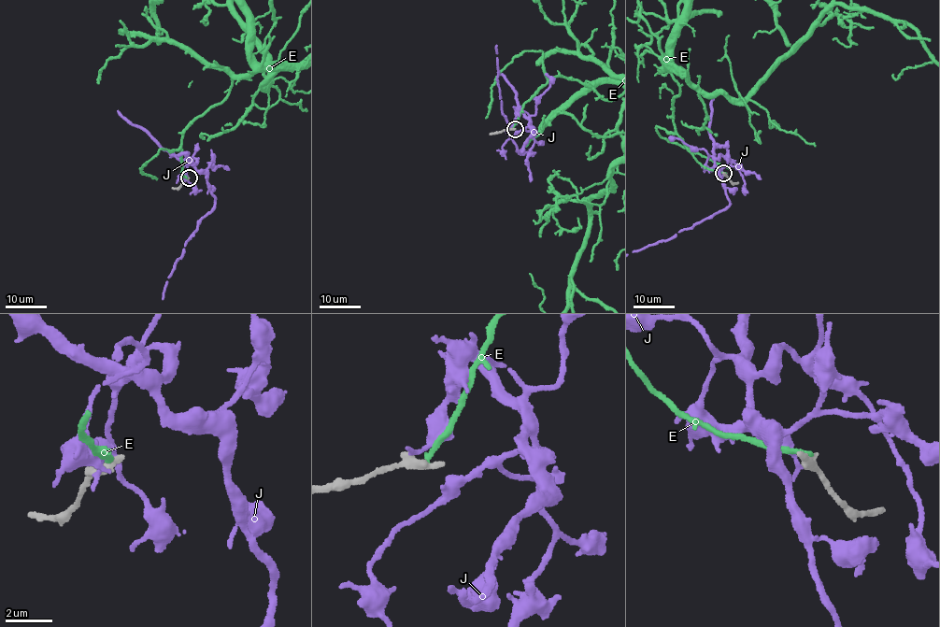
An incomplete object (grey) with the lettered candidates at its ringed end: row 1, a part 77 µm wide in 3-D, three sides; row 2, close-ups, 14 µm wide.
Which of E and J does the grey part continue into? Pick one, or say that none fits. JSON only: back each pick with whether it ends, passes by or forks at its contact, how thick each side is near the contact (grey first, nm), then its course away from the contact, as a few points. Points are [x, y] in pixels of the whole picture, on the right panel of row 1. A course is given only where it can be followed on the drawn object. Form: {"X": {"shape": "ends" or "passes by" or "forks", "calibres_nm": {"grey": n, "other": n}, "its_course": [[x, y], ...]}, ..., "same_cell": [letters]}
{"same_cell": []}

